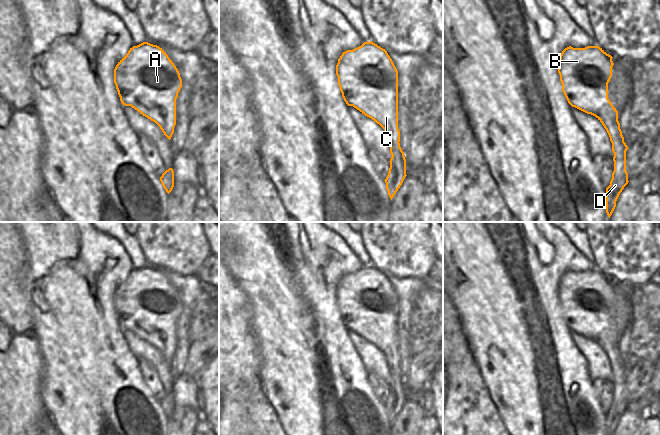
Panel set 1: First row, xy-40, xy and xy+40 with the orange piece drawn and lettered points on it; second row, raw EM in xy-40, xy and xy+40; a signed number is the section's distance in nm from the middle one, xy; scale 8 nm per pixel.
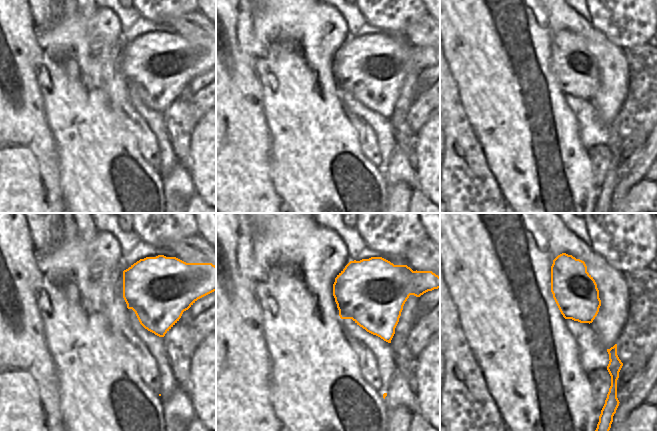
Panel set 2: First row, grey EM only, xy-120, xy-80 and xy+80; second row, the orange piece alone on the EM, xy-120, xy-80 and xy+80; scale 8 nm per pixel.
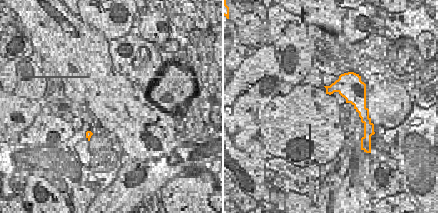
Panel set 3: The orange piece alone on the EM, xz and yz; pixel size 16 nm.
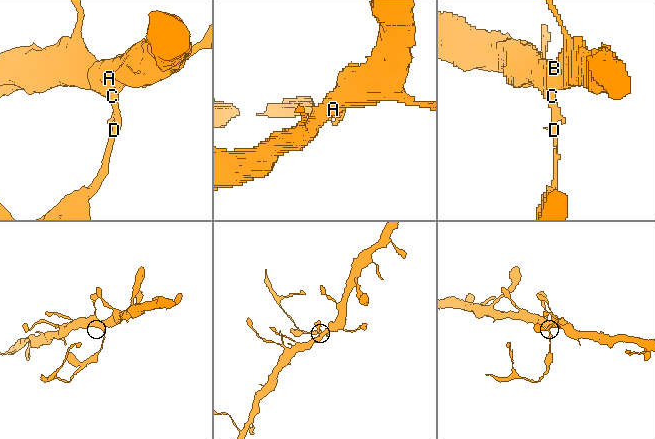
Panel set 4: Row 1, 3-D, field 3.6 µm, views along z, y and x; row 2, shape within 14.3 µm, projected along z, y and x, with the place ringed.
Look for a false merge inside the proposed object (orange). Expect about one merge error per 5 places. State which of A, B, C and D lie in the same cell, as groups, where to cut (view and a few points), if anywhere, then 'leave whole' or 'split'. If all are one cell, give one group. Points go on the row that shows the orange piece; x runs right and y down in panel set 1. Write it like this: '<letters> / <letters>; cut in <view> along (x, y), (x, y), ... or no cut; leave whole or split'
A B C / D; cut in xy+40 along (623, 141), (617, 140), (612, 144); split

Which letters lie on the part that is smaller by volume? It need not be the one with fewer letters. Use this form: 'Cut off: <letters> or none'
Cut off: D

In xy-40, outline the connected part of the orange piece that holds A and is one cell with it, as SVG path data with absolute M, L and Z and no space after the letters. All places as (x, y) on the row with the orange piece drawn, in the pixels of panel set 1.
M148 42L133 46L116 65L114 83L121 103L155 122L170 140L182 79L166 52Z

